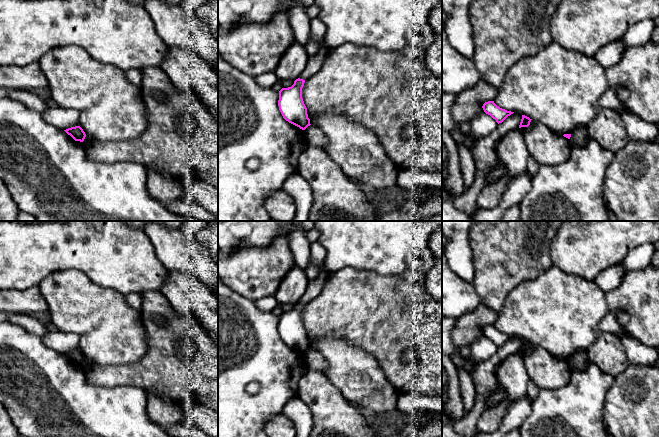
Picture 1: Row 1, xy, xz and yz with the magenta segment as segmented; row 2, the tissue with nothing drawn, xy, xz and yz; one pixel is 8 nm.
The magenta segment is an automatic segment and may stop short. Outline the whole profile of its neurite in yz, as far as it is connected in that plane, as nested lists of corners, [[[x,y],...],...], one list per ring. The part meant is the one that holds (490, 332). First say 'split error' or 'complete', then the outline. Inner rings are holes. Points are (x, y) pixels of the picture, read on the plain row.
complete | [[[494,325],[485,326],[482,332],[484,336],[495,343],[498,348],[502,347],[508,340],[514,337],[500,332]]]

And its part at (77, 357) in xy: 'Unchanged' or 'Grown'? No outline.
Unchanged

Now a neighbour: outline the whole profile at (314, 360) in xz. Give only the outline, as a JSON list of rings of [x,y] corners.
[[[310,349],[304,354],[304,357],[308,369],[322,373],[327,369],[327,362],[320,352]]]

